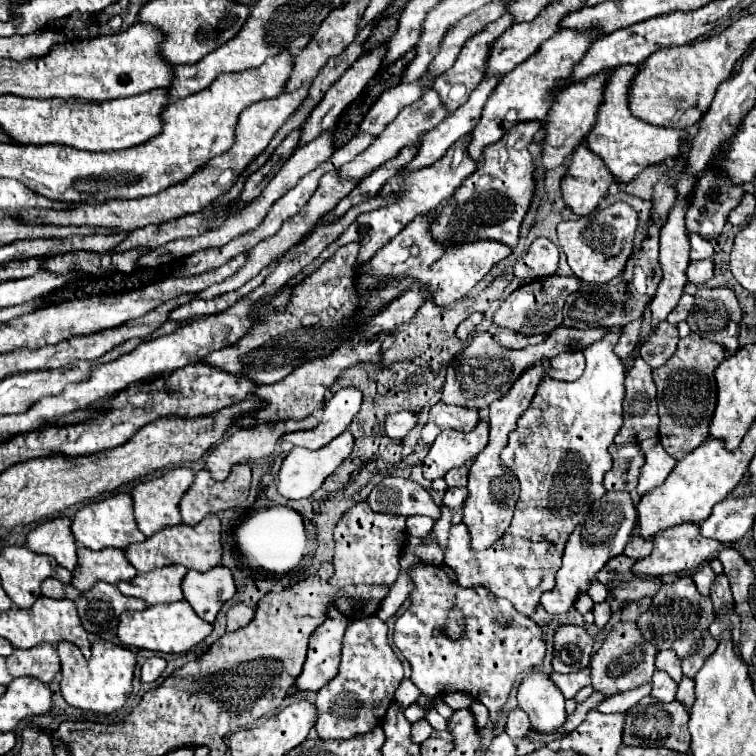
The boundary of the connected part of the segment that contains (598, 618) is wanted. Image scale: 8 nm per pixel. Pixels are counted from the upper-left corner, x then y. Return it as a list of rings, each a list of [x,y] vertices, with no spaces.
[[[606,600],[600,602],[600,604],[594,604],[592,612],[594,612],[594,624],[598,628],[604,628],[608,624],[608,620],[610,620],[610,604]]]

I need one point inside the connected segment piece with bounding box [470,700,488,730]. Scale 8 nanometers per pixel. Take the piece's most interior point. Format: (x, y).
(478, 708)

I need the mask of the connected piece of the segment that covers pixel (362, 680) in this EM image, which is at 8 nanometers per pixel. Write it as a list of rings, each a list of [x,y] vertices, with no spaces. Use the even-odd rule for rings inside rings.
[[[376,616],[350,620],[342,642],[340,672],[316,694],[318,736],[322,740],[348,740],[370,732],[384,720],[402,678],[402,662],[388,644],[388,626]]]

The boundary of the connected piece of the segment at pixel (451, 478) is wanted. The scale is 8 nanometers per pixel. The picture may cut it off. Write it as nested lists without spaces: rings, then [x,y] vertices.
[[[468,466],[452,468],[444,480],[448,482],[448,486],[460,486],[460,488],[464,488],[466,486],[466,480],[468,480],[468,470],[470,470]]]

